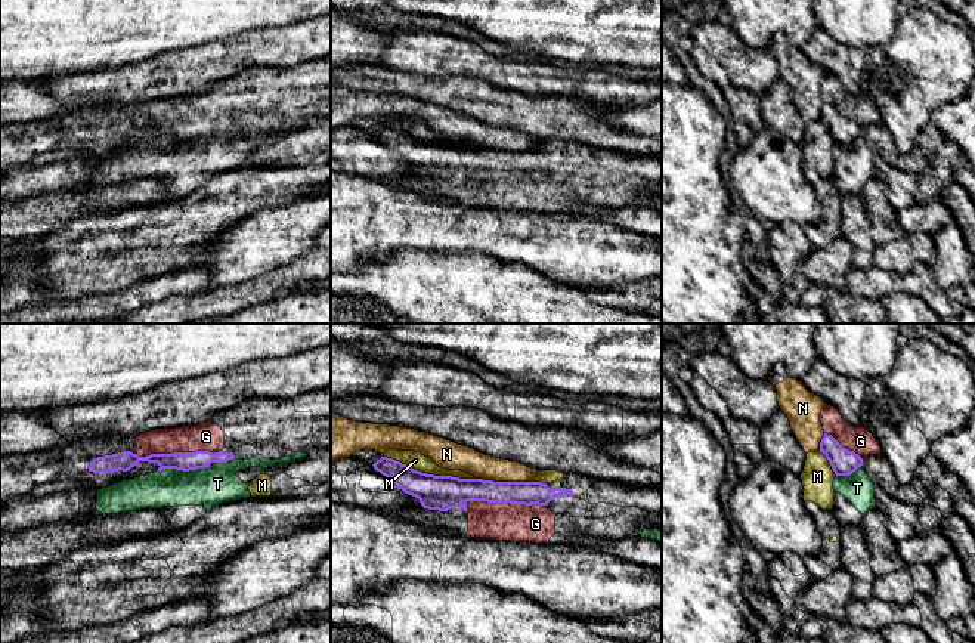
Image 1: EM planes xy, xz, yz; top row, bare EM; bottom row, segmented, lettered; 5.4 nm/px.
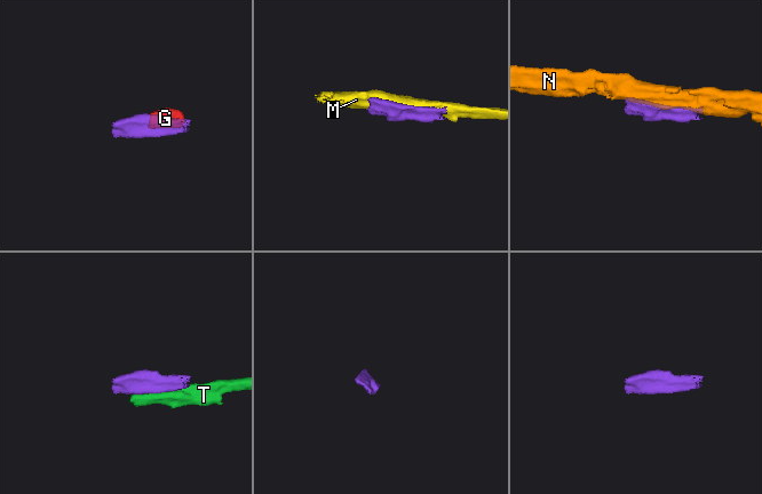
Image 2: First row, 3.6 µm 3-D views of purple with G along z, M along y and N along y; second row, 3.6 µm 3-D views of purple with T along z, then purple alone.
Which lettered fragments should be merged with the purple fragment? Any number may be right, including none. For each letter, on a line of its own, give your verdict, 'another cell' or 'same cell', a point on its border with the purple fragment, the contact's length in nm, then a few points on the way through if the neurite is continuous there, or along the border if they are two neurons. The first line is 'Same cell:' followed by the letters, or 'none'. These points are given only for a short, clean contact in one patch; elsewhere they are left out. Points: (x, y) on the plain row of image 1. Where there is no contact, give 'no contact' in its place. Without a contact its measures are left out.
Same cell: G
G: same cell; meets purple in xy at (173, 121); contact 420 nm long
M: another cell; meets purple in xz at (429, 144); contact 500 nm long
N: another cell; meets purple in xz at (504, 151); contact 320 nm long
T: another cell; meets purple in xy at (182, 138); contact 300 nm long

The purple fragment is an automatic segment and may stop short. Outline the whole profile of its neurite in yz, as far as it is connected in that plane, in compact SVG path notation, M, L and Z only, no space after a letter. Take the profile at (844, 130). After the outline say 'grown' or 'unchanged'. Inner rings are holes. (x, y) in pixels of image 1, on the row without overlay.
M829 72L821 78L820 92L824 99L820 121L826 124L836 145L851 145L863 135L864 126L882 123L879 111L870 101L844 89Z; grown

